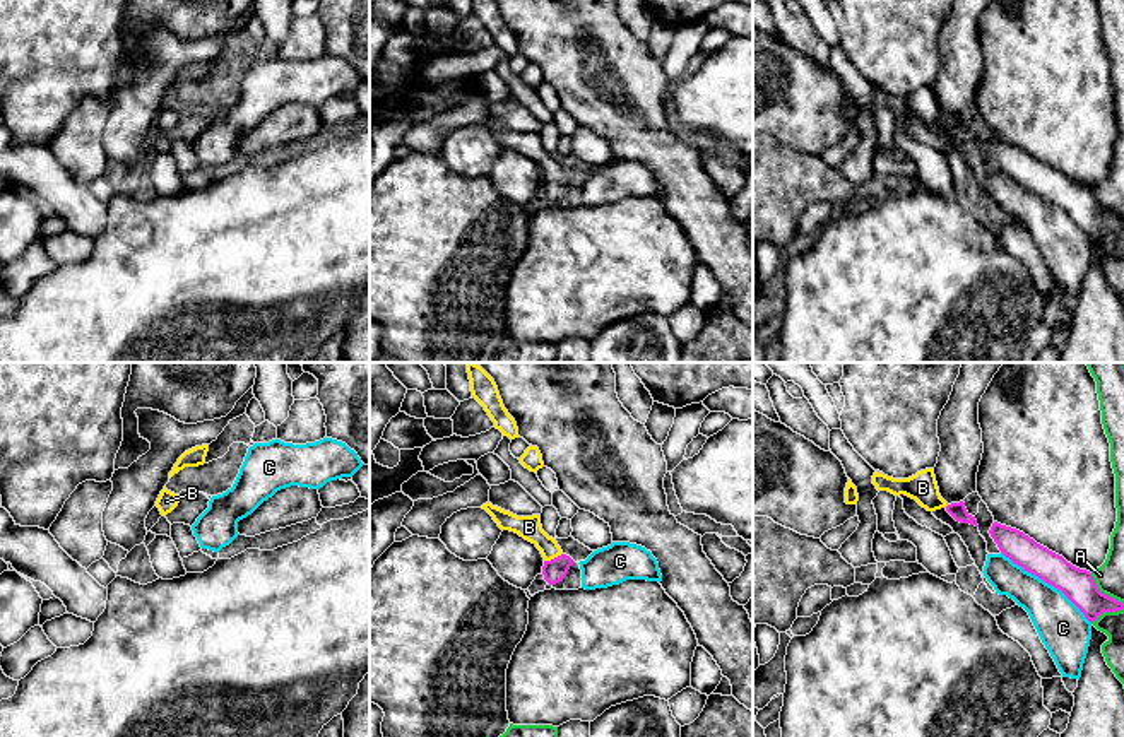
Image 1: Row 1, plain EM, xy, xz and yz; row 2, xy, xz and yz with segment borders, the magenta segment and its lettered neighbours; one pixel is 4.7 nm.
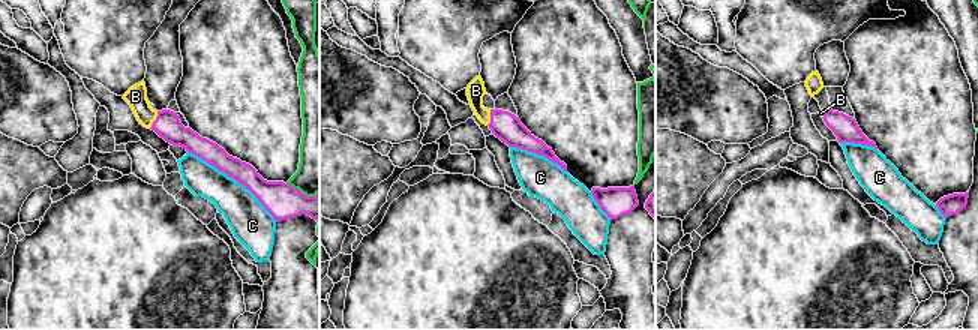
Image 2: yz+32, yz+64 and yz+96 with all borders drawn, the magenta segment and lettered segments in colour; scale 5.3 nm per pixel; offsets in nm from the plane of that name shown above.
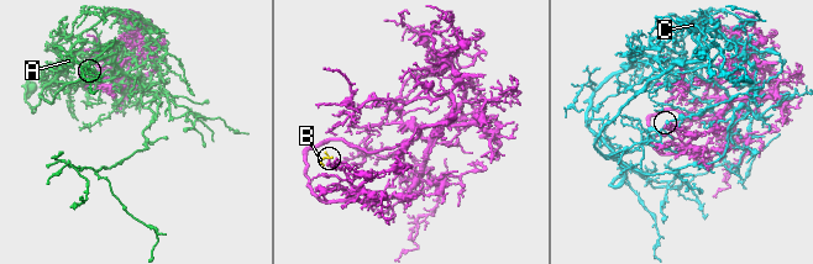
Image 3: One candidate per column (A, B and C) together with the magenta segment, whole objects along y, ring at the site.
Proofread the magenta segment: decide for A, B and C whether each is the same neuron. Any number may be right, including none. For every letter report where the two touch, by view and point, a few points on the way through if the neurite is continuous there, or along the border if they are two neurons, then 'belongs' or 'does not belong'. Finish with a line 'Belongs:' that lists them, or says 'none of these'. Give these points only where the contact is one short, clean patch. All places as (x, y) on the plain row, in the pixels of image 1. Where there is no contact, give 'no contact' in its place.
A: yz (1104, 211) | does not belong
B: xz (555, 175) | across xz (555, 187), (555, 175), (550, 165), (529, 144) | belongs
C: yz (1047, 199) | does not belong
Belongs: B

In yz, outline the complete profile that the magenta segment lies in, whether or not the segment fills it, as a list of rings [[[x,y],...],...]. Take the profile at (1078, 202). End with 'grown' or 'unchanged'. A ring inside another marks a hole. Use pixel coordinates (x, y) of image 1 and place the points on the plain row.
[[[994,139],[989,150],[1006,174],[1061,207],[1090,239],[1103,229],[1124,226],[1122,219],[1098,207],[1090,188],[1073,183],[1023,149]]]; unchanged

